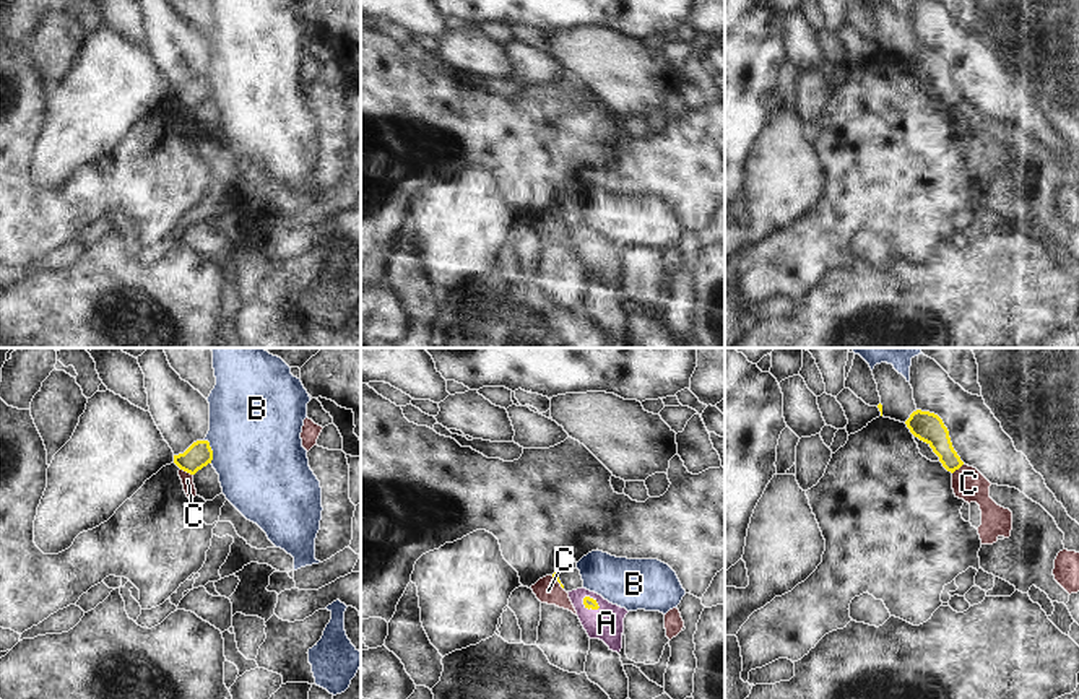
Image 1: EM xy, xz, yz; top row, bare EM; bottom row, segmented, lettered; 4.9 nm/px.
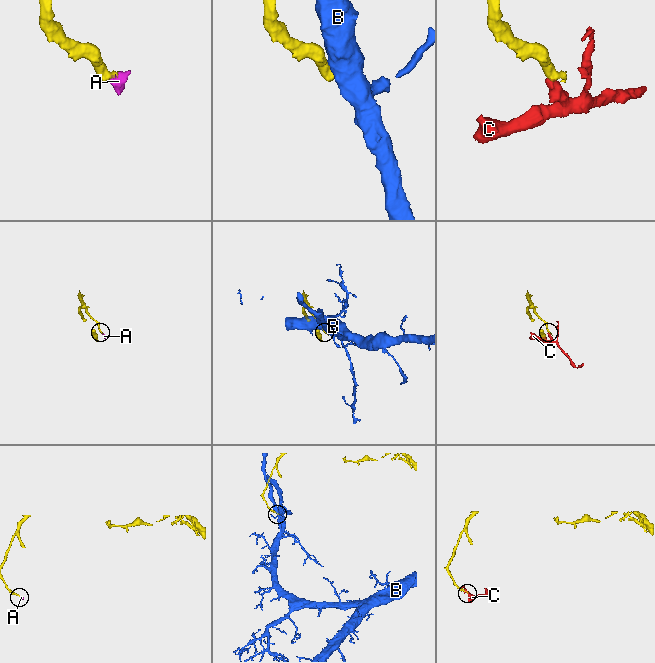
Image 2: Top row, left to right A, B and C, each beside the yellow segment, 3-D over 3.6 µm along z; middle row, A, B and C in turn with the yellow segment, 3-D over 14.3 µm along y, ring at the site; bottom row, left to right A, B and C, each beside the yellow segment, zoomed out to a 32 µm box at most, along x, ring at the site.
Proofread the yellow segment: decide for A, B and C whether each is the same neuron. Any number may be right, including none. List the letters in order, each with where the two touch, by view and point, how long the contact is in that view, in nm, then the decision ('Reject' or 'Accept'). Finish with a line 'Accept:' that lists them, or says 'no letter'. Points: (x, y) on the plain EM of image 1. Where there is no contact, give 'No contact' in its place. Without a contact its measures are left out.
A: Touches yellow at xz (592, 234). Shared border 100 nm. Accept
B: Touches yellow at xy (212, 86). Shared border 120 nm. Reject
C: Touches yellow at xy (187, 108). Shared border 70 nm. Reject
Accept: A.

